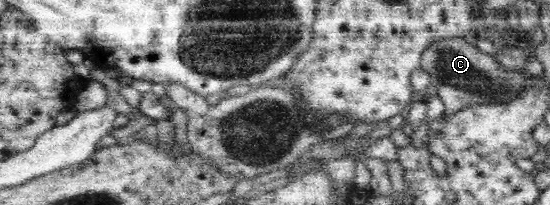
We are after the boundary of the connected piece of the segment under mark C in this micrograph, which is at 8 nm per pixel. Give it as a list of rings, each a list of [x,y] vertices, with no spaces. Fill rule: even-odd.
[[[452,37],[438,40],[421,53],[420,68],[426,70],[444,102],[444,114],[452,115],[475,104],[507,104],[521,96],[527,88],[532,71],[508,71],[492,56],[473,46],[469,38]]]

